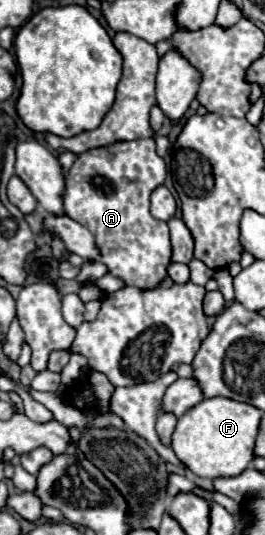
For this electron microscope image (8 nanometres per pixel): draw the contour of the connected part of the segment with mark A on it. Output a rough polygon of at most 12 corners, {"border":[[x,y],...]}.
{"border":[[155,140],[79,154],[63,210],[111,276],[155,290],[173,250]]}

